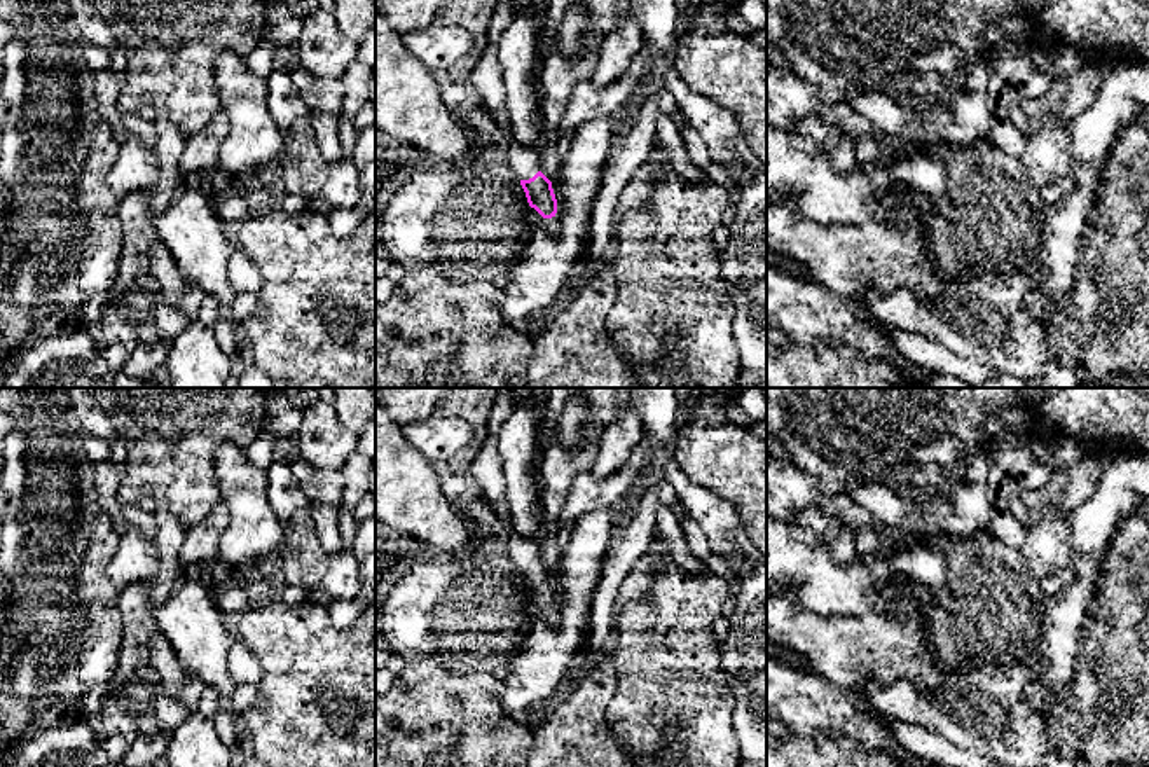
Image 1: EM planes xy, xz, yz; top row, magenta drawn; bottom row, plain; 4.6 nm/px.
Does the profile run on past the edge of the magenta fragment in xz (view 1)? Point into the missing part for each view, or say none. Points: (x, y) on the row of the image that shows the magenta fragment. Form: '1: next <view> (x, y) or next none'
1: next xz (486, 77)

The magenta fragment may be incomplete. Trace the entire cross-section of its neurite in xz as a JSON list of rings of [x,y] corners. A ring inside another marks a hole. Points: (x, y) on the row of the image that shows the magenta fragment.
[[[496,0],[494,14],[487,30],[487,45],[470,75],[470,80],[480,96],[480,107],[496,121],[498,128],[508,142],[508,166],[520,180],[527,203],[543,218],[541,225],[557,232],[561,229],[557,213],[557,199],[552,182],[540,171],[540,150],[529,149],[517,142],[505,108],[505,80],[498,61],[498,47],[503,33],[512,24],[522,0]]]

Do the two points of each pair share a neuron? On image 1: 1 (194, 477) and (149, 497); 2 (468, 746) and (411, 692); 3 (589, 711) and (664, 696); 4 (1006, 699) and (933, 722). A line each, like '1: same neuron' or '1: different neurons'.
1: same neuron
2: same neuron
3: different neurons
4: same neuron

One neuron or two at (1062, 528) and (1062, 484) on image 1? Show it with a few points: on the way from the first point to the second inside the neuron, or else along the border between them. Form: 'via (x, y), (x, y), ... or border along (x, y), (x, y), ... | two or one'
border along (1069, 511), (1039, 511), (1036, 514) | two

